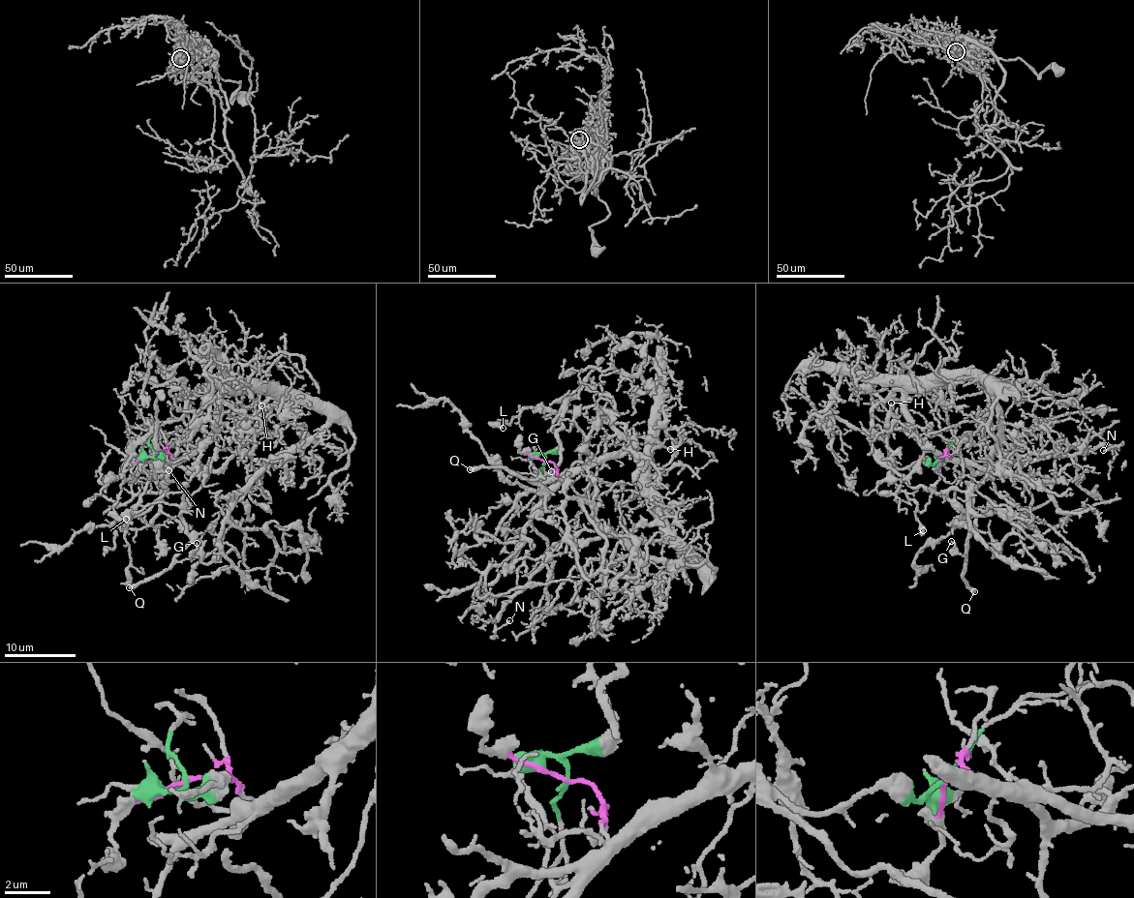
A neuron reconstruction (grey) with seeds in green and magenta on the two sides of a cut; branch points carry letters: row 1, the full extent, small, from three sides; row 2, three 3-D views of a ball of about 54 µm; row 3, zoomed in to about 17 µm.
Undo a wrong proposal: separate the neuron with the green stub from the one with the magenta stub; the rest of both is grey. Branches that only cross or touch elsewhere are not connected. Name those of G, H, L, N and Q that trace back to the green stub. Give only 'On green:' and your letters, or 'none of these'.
On green: G, Q

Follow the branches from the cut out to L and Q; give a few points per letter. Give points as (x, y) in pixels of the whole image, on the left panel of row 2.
L: (155, 453), (201, 448), (214, 388), (193, 390), (185, 413), (135, 448), (113, 509), (126, 518)
Q: (155, 453), (156, 459), (165, 455), (153, 458), (185, 492), (180, 516), (189, 546), (159, 574), (129, 587)

